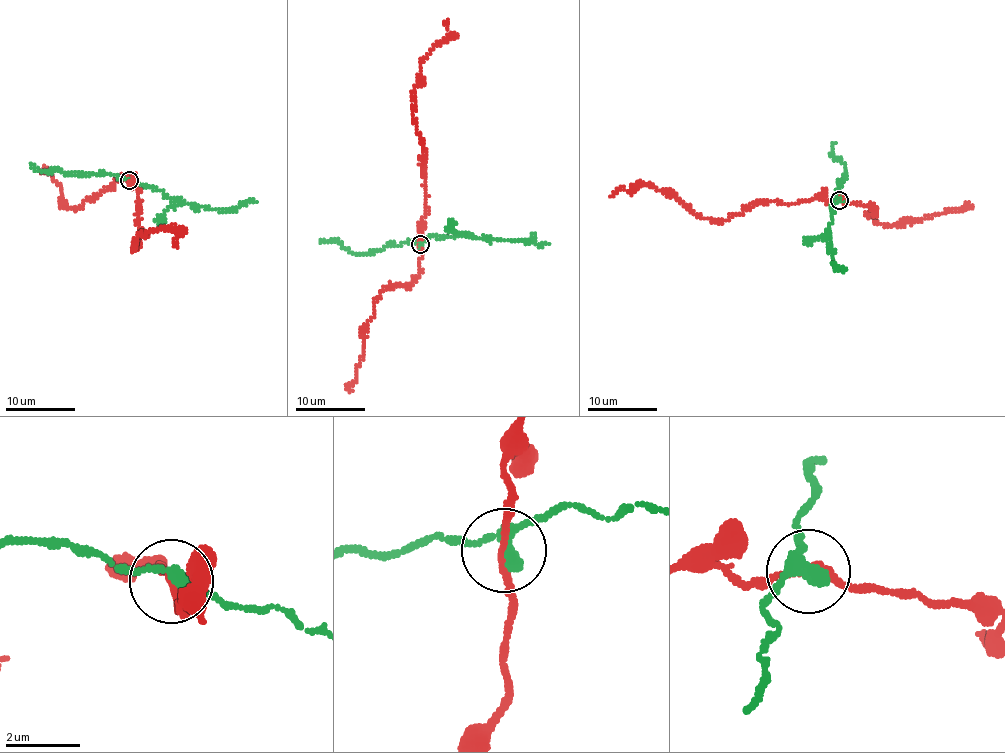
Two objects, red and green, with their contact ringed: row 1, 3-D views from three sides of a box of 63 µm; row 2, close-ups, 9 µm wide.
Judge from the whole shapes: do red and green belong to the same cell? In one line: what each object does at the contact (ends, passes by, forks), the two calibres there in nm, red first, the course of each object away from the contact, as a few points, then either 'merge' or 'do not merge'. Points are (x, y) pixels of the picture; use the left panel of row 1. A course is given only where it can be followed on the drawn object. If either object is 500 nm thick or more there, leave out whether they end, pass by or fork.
red passes by; green passes by; 200 nm thick on the red side, 320 nm on the other; red runs (128, 180), (138, 189), (142, 233), (134, 250), (134, 239), (142, 234), (164, 229), (176, 231), (178, 248); green runs (128, 180), (152, 185), (170, 198), (199, 207), (237, 209), (245, 202), (255, 201); merge

